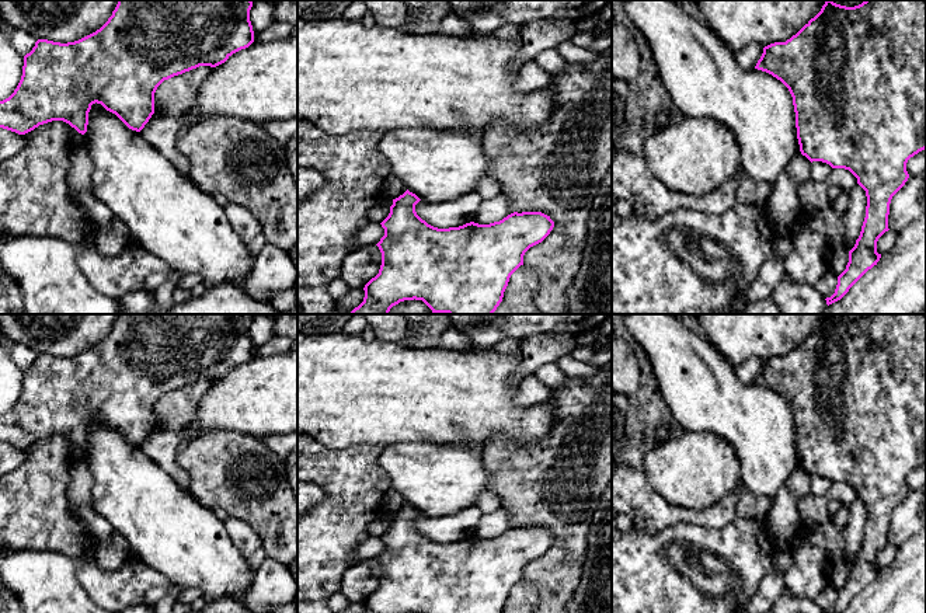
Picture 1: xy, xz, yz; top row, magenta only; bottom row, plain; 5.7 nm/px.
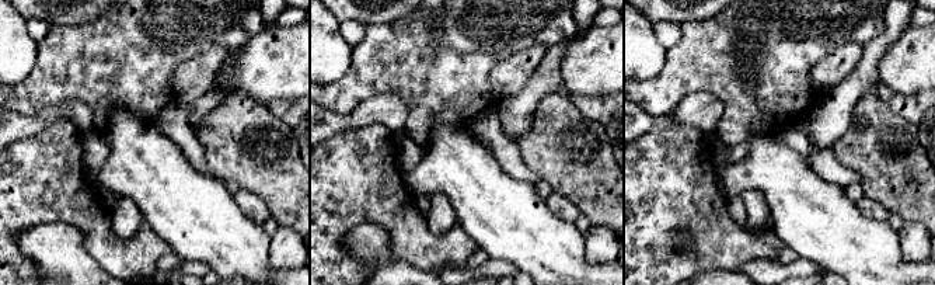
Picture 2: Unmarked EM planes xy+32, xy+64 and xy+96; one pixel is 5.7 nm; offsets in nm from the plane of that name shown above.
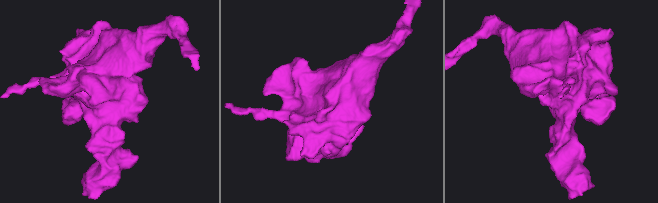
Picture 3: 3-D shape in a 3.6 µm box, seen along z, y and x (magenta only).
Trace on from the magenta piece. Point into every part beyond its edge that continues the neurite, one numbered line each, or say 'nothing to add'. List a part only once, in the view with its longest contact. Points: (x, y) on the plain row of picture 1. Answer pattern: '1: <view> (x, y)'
nothing to add

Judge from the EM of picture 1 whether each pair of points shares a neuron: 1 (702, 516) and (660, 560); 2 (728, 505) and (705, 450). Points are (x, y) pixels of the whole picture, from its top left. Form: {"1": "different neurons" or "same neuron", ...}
{"1": "different neurons", "2": "different neurons"}

